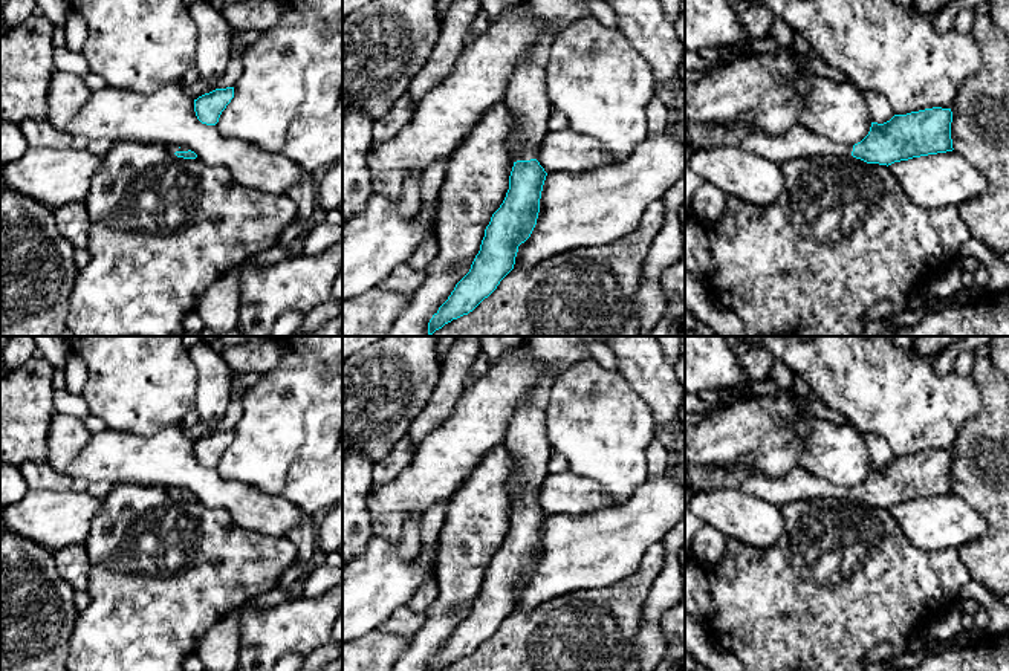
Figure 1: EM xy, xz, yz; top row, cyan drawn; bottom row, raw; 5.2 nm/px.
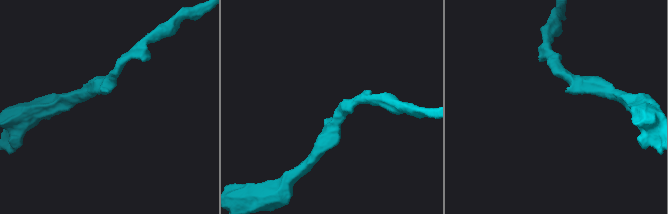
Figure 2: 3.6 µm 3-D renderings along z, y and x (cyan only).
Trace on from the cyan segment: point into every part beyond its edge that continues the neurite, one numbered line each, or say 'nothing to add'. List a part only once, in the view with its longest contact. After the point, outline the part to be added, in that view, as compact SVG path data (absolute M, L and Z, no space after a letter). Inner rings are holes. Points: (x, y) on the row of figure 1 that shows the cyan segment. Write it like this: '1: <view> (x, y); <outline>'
1: xz (526, 97); M550 32L540 35L515 69L503 99L514 119L508 148L515 162L537 159L549 131L547 121L553 110L546 90L546 64L552 41Z

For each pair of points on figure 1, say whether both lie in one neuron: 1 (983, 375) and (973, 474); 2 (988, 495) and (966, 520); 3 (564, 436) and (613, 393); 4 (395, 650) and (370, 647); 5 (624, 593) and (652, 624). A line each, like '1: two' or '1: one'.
1: one
2: two
3: one
4: one
5: two

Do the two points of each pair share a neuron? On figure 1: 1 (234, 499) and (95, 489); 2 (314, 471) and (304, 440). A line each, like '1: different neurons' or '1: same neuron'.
1: different neurons
2: different neurons

